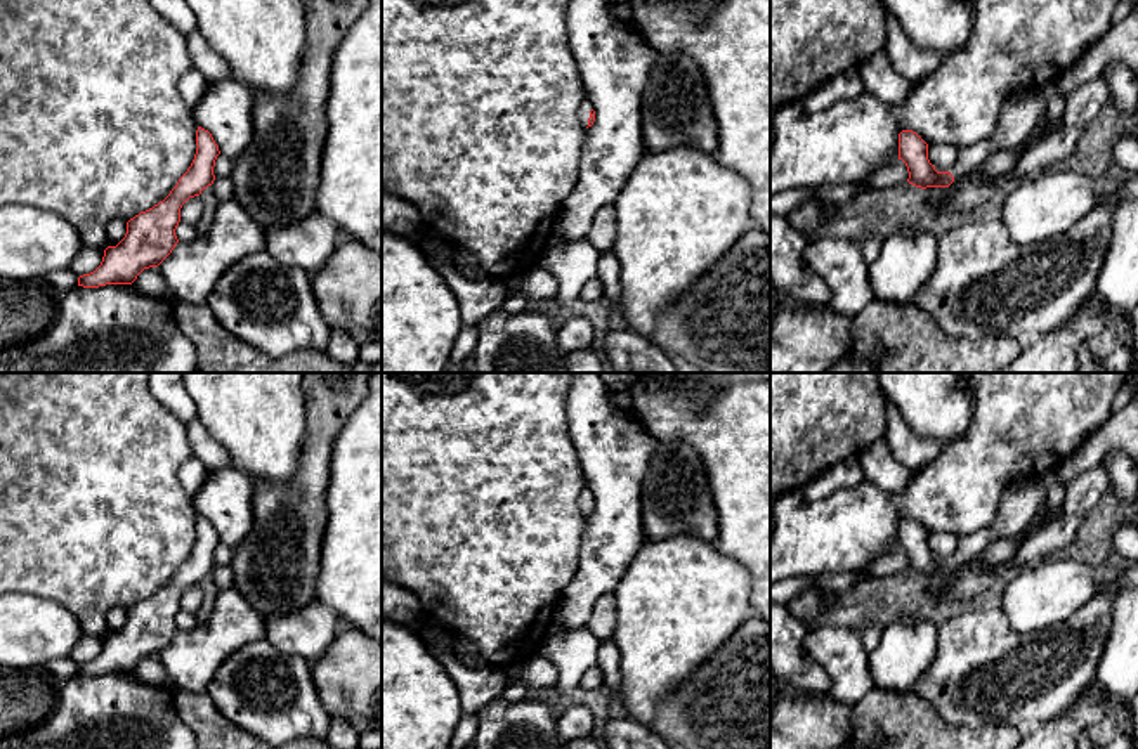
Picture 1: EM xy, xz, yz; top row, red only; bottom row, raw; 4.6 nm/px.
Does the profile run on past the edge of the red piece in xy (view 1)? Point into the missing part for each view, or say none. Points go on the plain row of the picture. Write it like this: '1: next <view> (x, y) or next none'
1: next none

